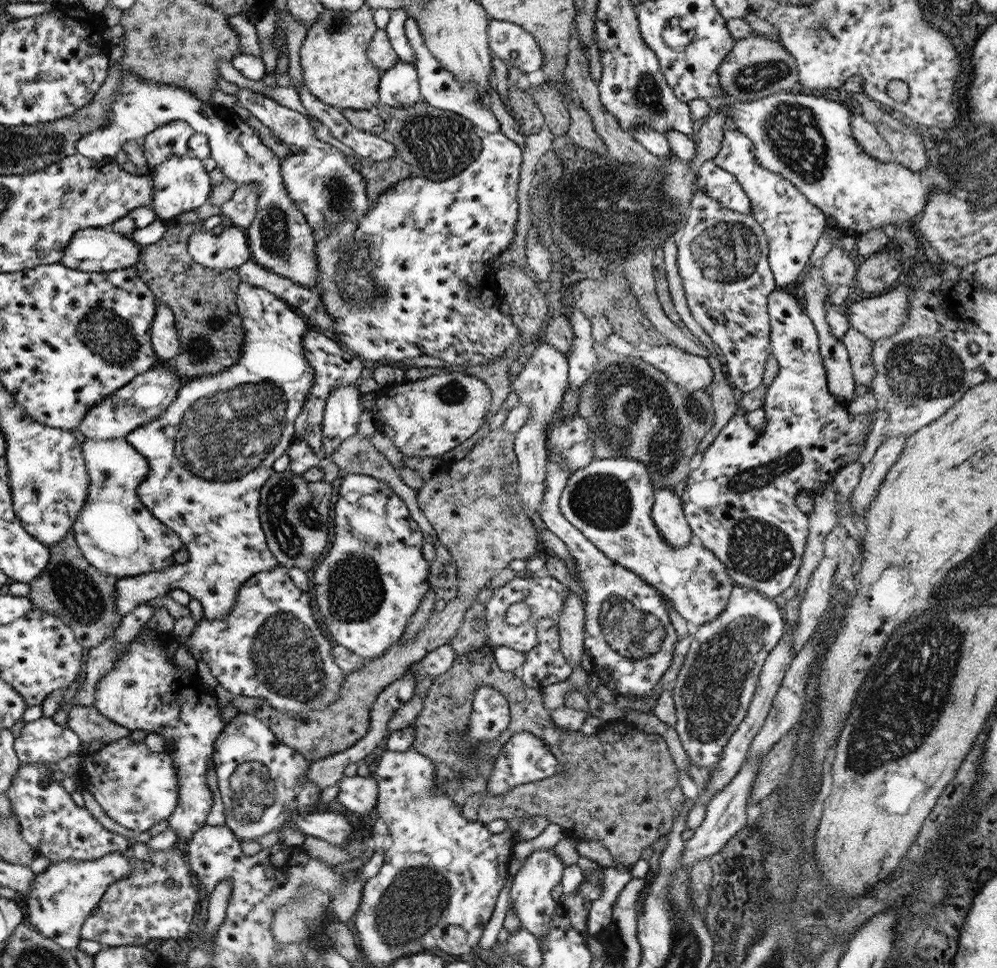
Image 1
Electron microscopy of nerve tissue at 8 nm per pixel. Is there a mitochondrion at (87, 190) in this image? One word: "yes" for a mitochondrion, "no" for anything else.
no

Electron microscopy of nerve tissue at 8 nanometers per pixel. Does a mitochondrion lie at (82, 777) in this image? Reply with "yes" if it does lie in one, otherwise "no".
no

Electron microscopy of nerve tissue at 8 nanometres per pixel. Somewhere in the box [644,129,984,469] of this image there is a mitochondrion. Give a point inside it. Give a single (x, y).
(917, 370)

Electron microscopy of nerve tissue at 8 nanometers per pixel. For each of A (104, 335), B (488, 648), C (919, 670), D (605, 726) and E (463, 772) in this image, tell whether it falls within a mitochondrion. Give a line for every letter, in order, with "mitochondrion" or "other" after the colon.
A: mitochondrion
B: other
C: mitochondrion
D: other
E: mitochondrion

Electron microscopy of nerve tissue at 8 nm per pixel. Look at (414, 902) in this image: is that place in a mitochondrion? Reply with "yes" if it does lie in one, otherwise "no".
yes

